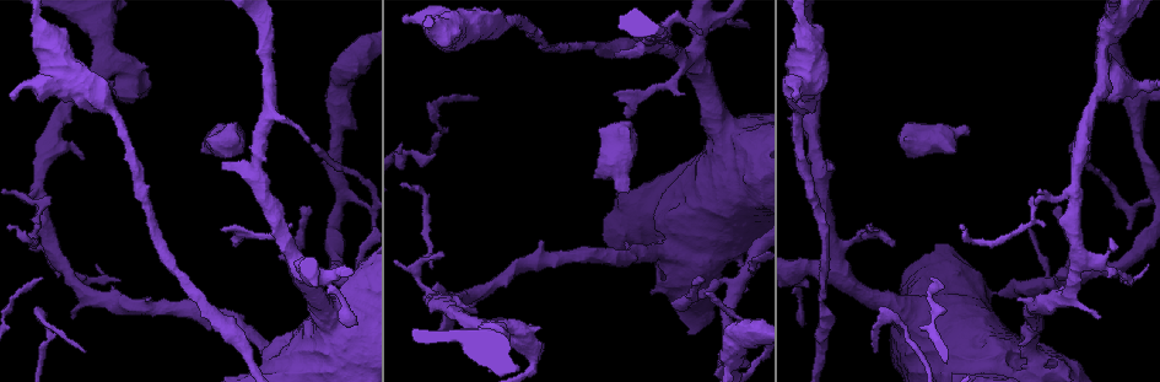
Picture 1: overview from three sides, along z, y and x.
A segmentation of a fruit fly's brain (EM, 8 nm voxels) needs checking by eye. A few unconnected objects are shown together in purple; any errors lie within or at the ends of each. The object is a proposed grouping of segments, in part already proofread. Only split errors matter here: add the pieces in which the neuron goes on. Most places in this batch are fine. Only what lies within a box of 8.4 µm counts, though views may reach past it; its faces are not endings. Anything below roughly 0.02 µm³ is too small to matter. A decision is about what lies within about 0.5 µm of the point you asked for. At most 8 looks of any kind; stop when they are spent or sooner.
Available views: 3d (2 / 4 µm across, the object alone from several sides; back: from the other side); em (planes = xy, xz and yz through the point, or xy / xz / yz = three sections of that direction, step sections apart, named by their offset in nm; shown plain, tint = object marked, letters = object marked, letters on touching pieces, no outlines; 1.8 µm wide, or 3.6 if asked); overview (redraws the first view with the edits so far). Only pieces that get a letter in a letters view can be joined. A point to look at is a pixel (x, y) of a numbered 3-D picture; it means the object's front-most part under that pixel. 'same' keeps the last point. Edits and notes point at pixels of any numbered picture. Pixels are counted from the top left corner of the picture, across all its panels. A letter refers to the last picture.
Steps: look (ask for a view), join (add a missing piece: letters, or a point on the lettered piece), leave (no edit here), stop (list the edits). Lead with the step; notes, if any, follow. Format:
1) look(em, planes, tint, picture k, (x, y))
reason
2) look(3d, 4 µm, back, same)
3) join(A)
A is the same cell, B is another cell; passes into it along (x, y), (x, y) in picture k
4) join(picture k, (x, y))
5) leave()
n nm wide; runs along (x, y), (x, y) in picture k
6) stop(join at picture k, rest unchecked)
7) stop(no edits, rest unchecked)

look(em, xy, step 8, tint, picture 1, (616, 56))
free end

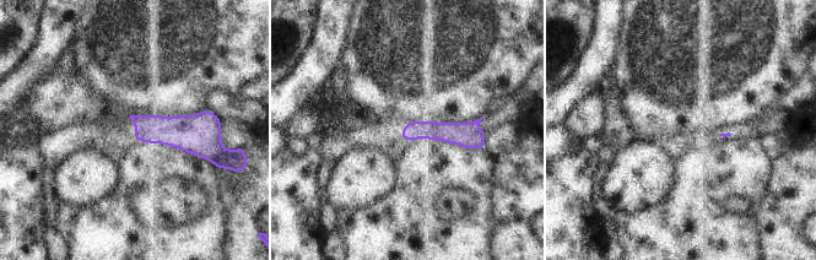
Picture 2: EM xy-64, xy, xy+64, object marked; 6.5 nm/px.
look(em, planes, letters, same)

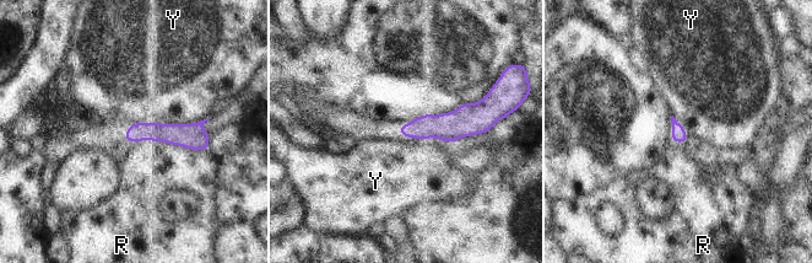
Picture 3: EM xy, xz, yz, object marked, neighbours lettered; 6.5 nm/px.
leave()
R and Y are other cells; border along (209, 117), (134, 122), (123, 137) in picture 3; no lettered piece goes on from it

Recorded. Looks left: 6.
look(em, xz, step 8, tint, picture 1, (309, 139))
an open end

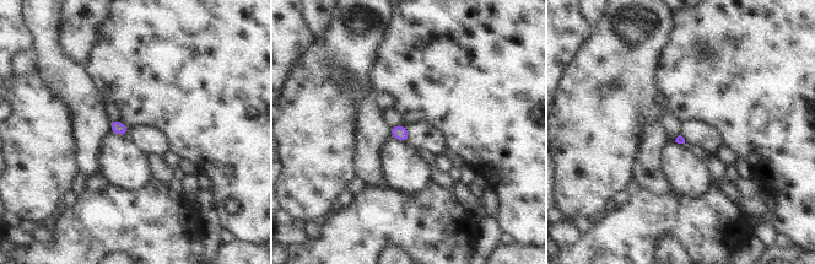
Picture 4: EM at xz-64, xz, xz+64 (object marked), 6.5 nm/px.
look(em, planes, letters, same)

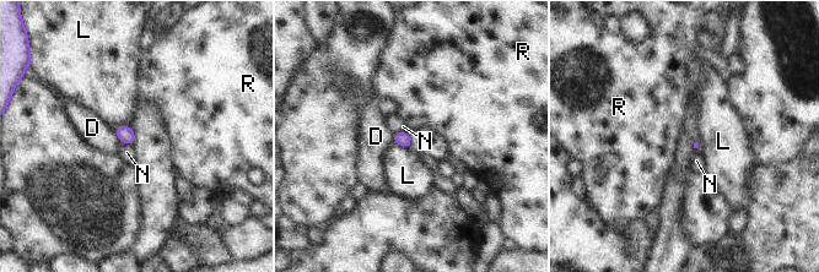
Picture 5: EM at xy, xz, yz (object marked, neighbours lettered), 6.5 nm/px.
leave()
D, L, N and R are other cells; border along (407, 130), (394, 132) in picture 5; no lettered piece goes on from it

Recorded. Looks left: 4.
look(em, yz, step 4, tint, picture 1, (753, 276))
an open end

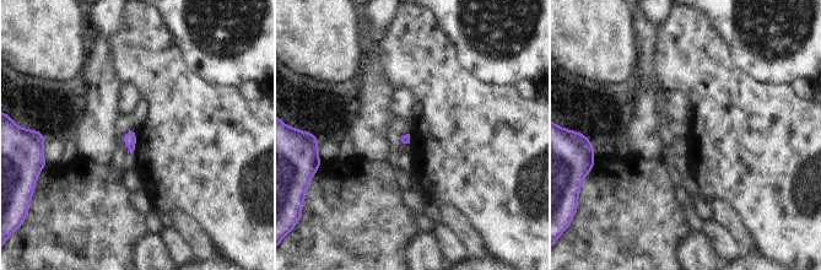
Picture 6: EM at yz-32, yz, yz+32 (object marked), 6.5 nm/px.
look(em, xz, step 4, tint, same)

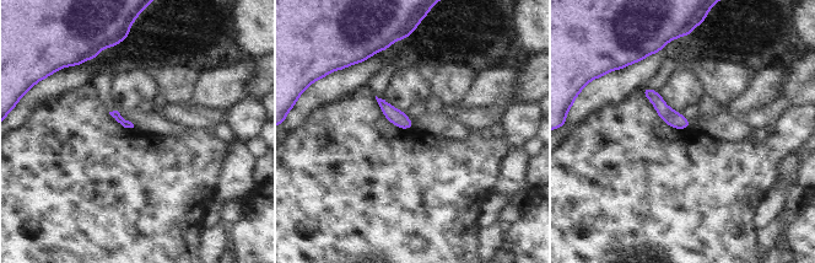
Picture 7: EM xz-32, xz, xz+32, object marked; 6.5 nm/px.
look(em, xz, step 4, letters, same)
see the neighbours

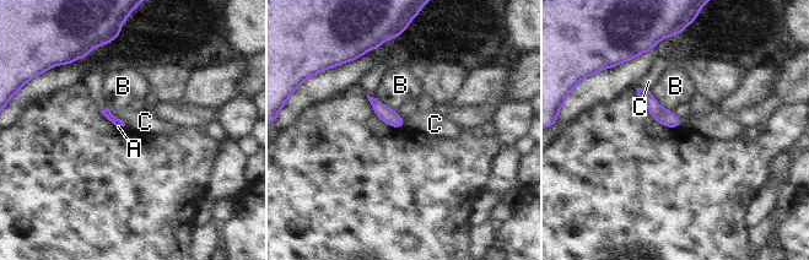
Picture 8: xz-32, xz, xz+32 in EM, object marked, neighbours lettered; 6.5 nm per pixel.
leave()
A, B and C are other cells; no lettered piece goes on from it

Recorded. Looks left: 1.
stop(no edits, rest unchecked)

